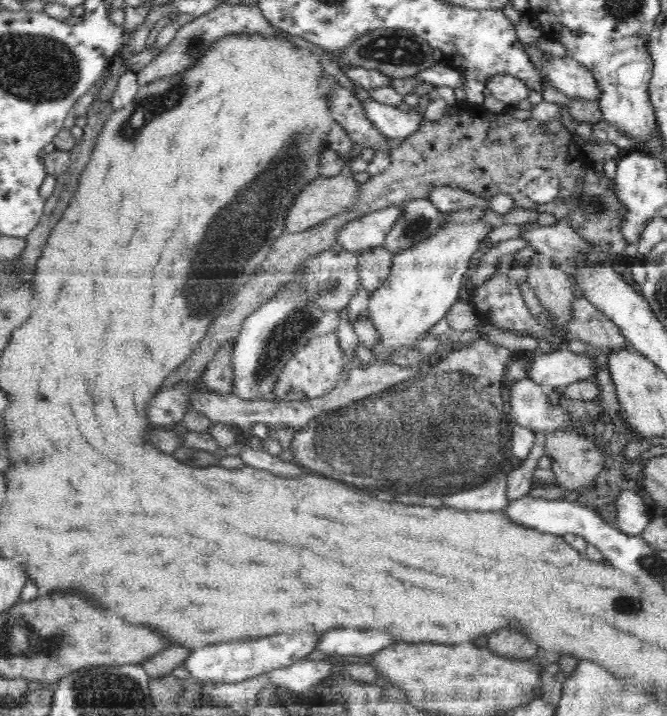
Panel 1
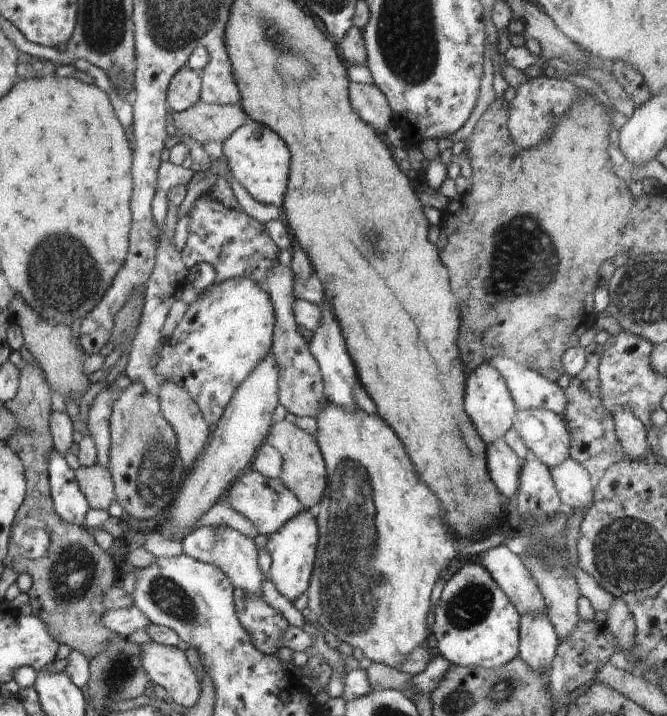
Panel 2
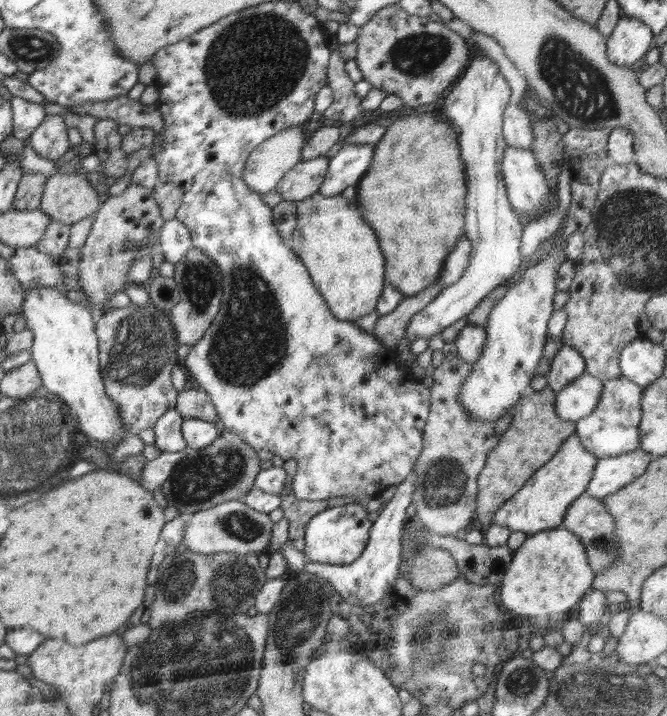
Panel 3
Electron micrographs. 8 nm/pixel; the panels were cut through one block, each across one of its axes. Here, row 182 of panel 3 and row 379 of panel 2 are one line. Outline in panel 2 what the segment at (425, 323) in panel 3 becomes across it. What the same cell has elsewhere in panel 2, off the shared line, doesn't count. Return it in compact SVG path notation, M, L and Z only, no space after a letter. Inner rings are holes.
M484 363L468 373L465 381L464 408L478 434L486 444L500 437L503 438L508 429L513 426L518 410L502 374L491 363Z

